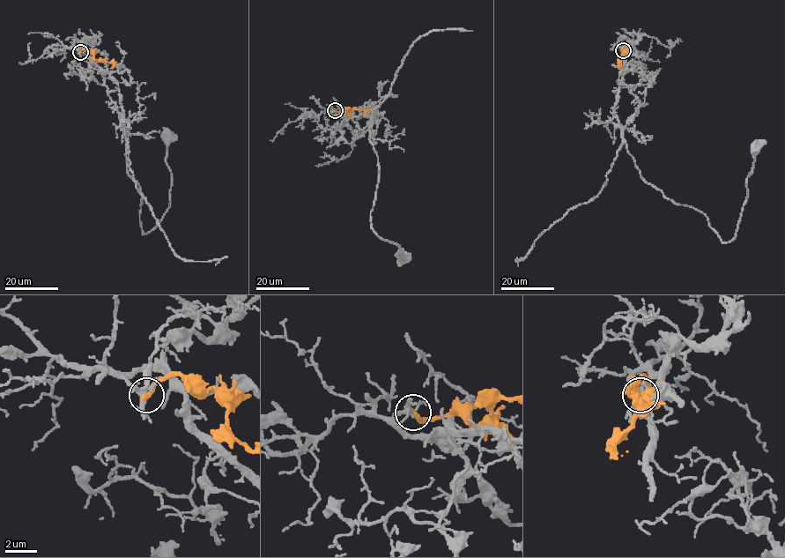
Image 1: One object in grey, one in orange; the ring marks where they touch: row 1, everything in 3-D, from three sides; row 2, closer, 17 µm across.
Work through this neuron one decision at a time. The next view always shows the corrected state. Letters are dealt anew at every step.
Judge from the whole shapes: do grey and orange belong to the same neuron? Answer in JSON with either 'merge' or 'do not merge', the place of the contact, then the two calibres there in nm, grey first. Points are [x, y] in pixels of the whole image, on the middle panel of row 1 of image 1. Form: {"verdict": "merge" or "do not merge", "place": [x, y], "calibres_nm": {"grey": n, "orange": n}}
{"verdict": "do not merge", "place": [335, 110], "calibres_nm": {"grey": 280, "orange": 320}}

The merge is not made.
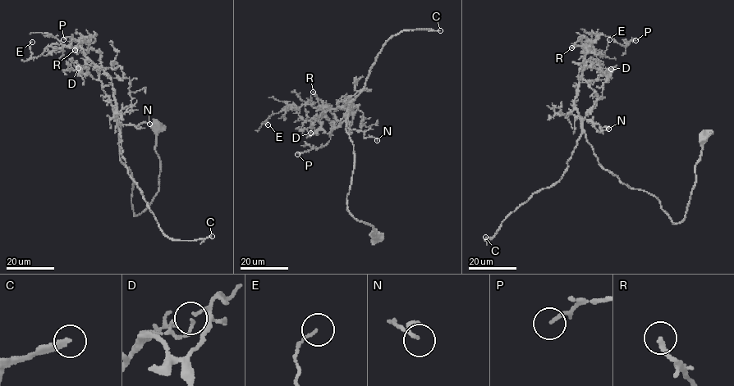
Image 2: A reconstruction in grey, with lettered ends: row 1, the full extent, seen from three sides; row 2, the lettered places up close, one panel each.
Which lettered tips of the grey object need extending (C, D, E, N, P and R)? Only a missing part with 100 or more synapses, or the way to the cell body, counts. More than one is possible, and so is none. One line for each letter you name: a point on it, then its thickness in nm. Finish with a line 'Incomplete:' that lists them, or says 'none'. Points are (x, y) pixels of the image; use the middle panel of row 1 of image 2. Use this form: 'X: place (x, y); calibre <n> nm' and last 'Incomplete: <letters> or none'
C: place (440, 30); calibre 220 nm
Incomplete: C

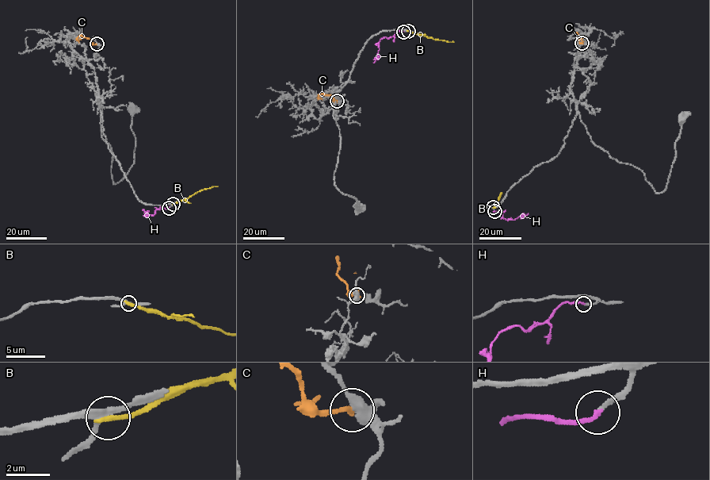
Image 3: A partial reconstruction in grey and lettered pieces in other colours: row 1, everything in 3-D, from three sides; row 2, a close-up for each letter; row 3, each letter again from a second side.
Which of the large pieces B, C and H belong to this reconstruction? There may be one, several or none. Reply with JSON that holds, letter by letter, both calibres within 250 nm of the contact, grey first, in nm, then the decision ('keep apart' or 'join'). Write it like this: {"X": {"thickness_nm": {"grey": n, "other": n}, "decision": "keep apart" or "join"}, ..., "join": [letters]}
{"B": {"thickness_nm": {"grey": 220, "other": 280}, "decision": "keep apart"}, "C": {"thickness_nm": {"grey": 360, "other": 260}, "decision": "keep apart"}, "H": {"thickness_nm": {"grey": 160, "other": 200}, "decision": "join"}, "join": ["H"]}

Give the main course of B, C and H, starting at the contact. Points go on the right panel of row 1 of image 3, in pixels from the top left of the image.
B: (494, 207), (501, 192)
C: (582, 43), (577, 37), (577, 33), (582, 37)
H: (494, 211), (501, 213), (501, 218), (506, 220), (515, 220), (528, 213)

